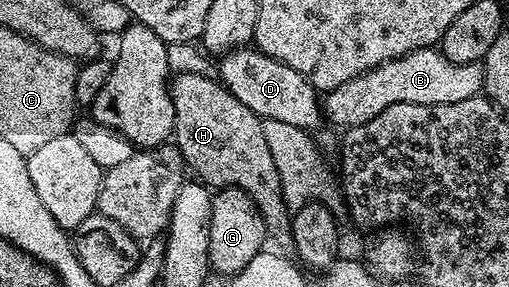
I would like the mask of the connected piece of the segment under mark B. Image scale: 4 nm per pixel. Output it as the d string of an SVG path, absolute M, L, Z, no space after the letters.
M428 48L403 54L376 66L374 70L357 75L353 80L341 84L341 88L326 91L321 110L326 121L328 118L335 126L350 128L373 120L373 116L385 112L389 104L457 104L461 100L476 97L482 89L483 68L480 63L453 64L442 49Z

